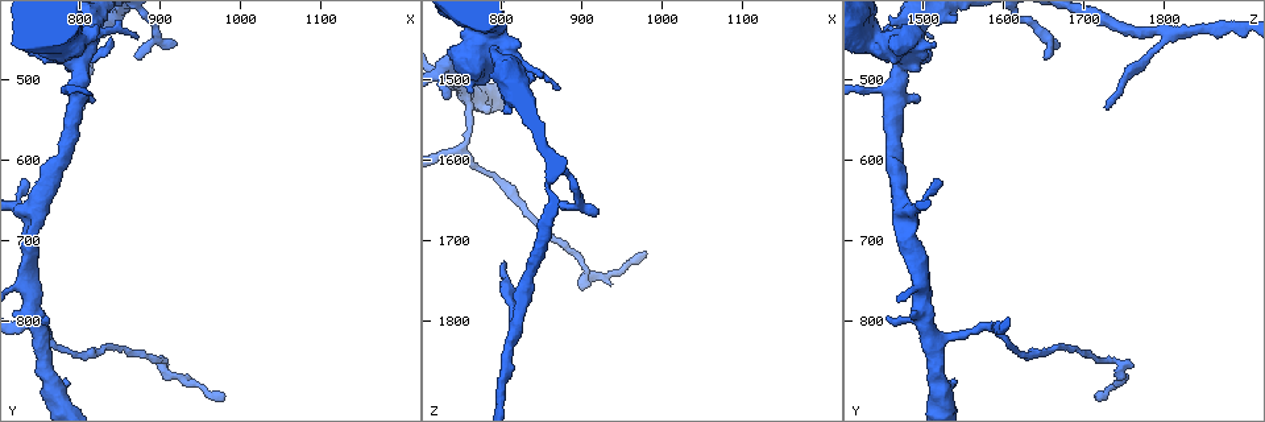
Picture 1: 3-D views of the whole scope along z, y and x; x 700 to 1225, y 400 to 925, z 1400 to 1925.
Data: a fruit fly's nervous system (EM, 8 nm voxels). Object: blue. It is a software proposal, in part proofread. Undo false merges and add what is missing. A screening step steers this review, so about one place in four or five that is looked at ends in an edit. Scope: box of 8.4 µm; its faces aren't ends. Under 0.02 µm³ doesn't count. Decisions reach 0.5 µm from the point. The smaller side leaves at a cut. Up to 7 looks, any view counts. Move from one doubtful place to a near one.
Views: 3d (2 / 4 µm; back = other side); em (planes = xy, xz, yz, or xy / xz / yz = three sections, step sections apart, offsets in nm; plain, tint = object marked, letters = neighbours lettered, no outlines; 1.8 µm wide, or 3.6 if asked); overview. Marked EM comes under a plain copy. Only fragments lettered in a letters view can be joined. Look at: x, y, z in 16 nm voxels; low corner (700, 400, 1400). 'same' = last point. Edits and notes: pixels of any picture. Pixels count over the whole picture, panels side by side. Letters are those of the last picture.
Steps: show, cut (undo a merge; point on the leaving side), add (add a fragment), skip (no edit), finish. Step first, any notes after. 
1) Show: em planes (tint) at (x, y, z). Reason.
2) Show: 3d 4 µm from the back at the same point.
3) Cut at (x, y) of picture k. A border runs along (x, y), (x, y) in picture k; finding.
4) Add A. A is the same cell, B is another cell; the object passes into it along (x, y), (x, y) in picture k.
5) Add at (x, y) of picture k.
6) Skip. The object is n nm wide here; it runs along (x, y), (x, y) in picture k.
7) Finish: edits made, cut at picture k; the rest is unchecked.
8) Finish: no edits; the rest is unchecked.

Show: 3d 2 µm from the back at (985, 895, 1720). Long arm stops here.

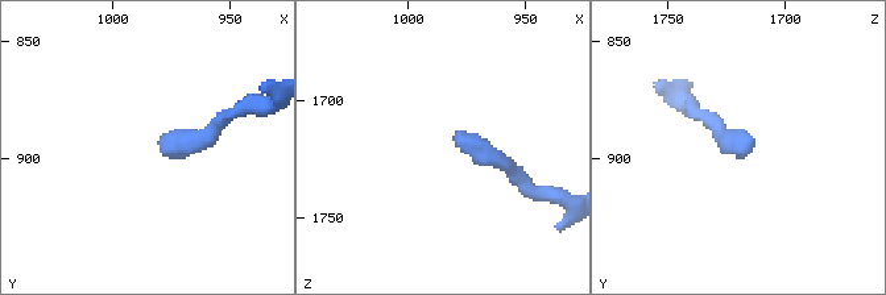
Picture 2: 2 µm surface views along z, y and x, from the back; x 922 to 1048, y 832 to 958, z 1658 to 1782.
Show: em planes (tint) at (981, 893, 1717).

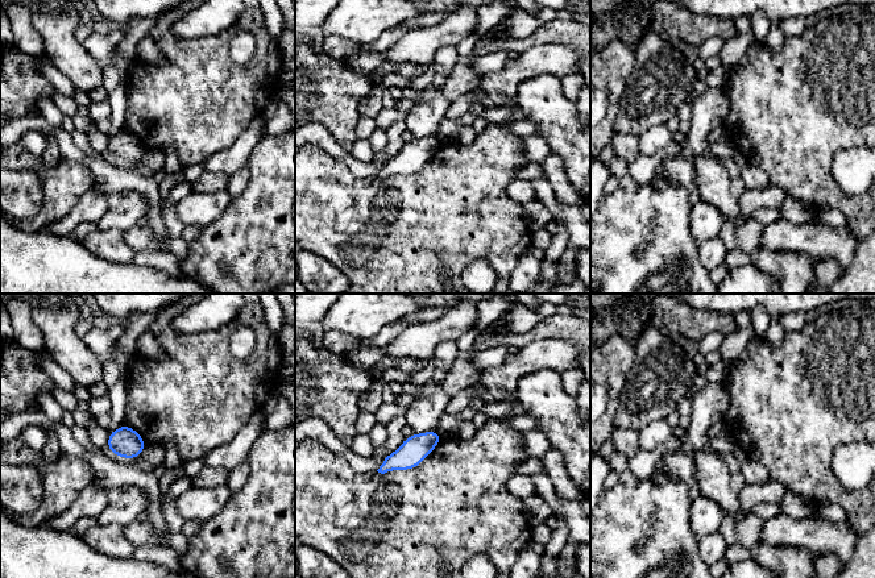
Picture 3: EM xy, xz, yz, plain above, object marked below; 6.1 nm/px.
Show: em planes (letters) at the same point. See the neighbours.

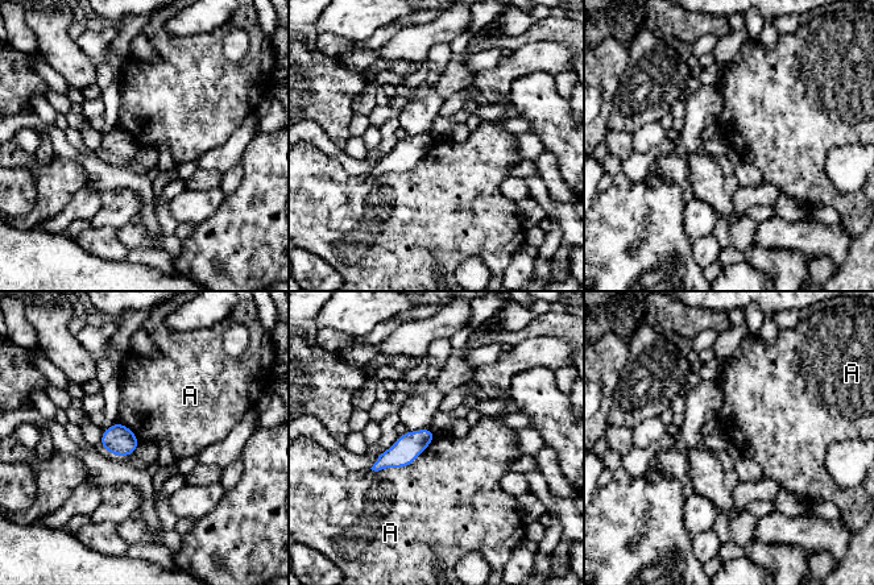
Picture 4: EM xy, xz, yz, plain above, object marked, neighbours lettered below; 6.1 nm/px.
Skip. A is another cell; none of them fits.

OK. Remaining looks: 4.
Show: em planes (letters) at (805, 535, 1725). Tapers out.

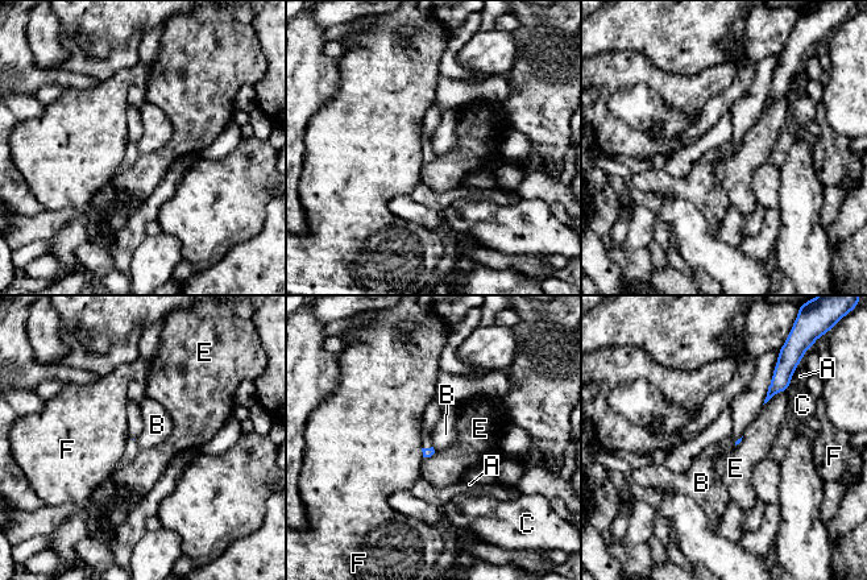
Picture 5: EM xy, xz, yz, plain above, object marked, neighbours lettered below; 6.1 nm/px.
Skip. The longest contact is with B, 260 nm; A, B, C, E and F are other cells; a border runs along (776, 364), (767, 396), (762, 404) in picture 5; none of them fits.

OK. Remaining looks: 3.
Show: 3d 4 µm at (790, 465, 1475).

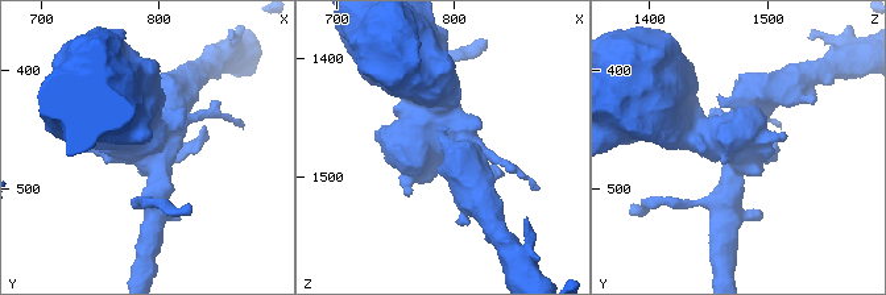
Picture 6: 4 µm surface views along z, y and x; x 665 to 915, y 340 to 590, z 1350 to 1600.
Show: em 3.6 µm planes (letters) at (786, 466, 1478). Shape alone is not enough.

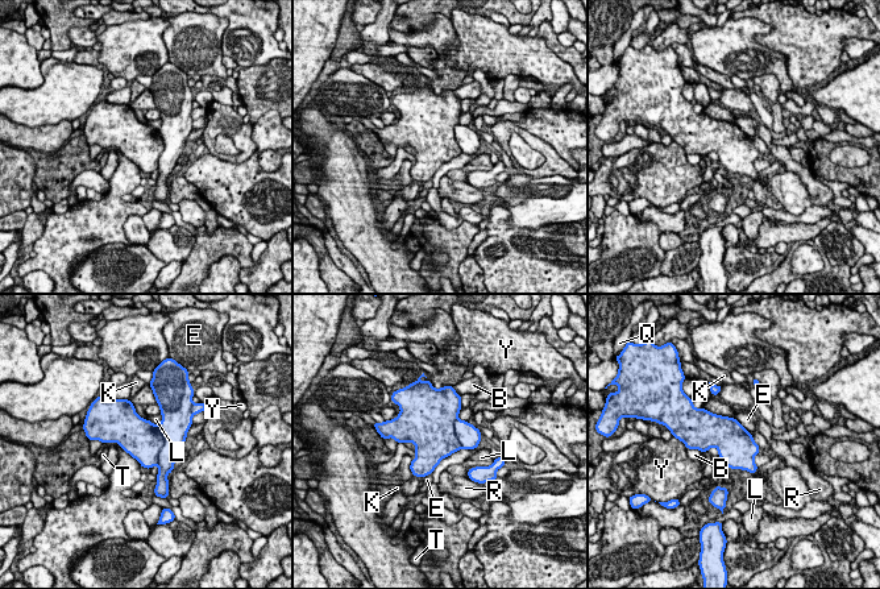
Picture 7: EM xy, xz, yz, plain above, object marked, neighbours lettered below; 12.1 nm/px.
Cut at (144, 440) of picture 7. B, E, K, L, Q, R, T and Y are other cells; a border runs along (158, 426), (164, 446), (156, 464) in picture 7; a second cell is stuck on.

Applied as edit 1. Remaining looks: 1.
Finish: edits made, cut at picture 7; the rest is unchecked.

